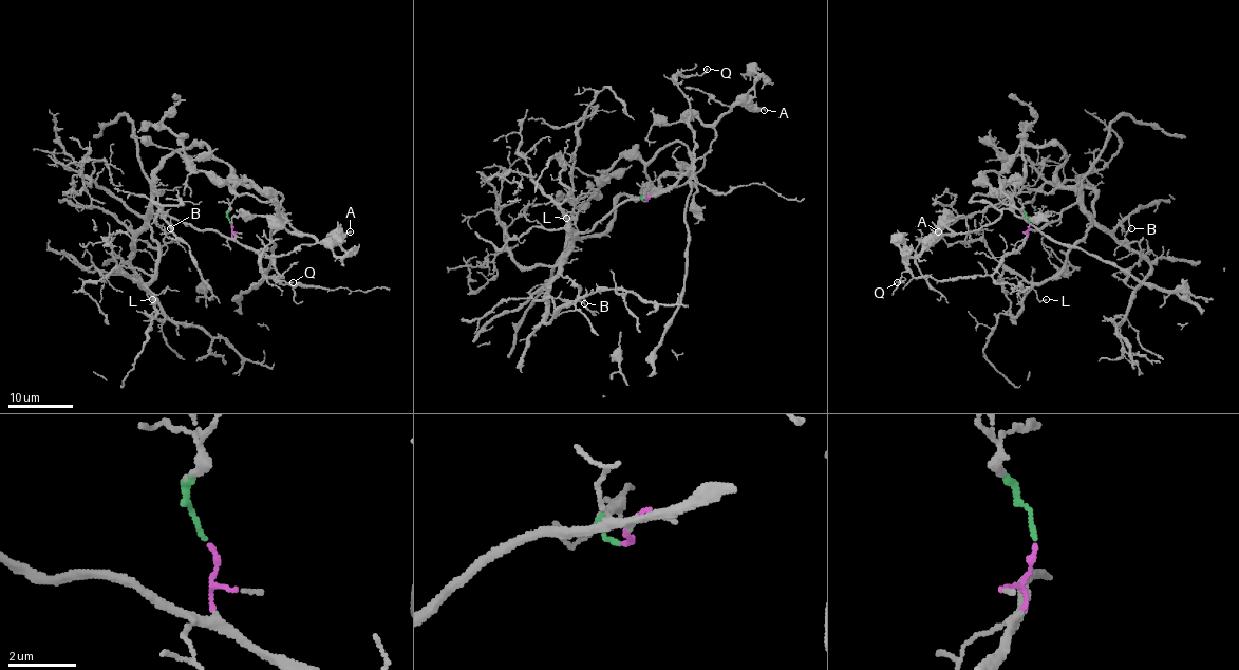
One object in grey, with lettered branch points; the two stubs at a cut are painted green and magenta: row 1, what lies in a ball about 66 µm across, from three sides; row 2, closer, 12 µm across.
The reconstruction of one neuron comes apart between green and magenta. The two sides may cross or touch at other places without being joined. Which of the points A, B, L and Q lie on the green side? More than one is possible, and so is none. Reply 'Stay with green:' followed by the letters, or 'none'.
Stay with green: A

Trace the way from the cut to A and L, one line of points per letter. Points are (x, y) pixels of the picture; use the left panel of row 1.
A: (231, 223), (228, 211), (241, 184), (263, 193), (300, 234), (311, 234), (320, 242), (339, 239), (351, 230)
L: (231, 224), (229, 237), (151, 205), (149, 227), (157, 242), (157, 271), (146, 287), (152, 300)

